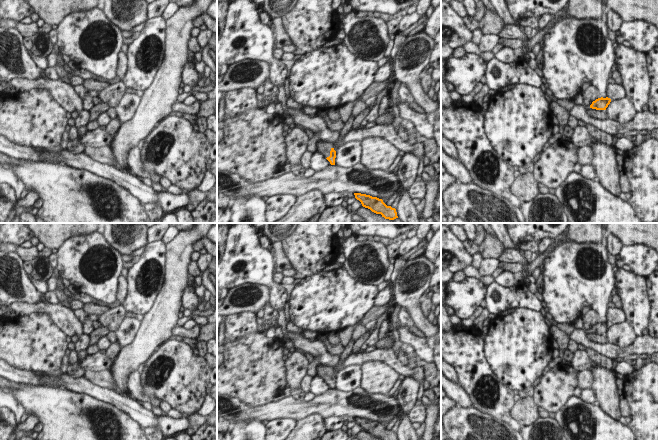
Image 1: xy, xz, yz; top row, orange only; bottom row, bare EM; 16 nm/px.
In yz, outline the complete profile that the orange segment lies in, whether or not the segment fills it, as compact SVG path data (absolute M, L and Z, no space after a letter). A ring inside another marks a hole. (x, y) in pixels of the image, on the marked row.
M601 97L593 101L592 104L590 105L590 108L596 109L596 110L606 110L610 102L611 102L610 98Z

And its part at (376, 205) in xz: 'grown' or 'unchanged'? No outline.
unchanged

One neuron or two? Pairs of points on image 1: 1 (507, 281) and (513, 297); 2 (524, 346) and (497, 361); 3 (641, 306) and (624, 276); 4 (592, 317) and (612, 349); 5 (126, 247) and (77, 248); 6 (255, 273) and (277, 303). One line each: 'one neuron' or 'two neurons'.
1: two neurons
2: one neuron
3: one neuron
4: two neurons
5: two neurons
6: one neuron

